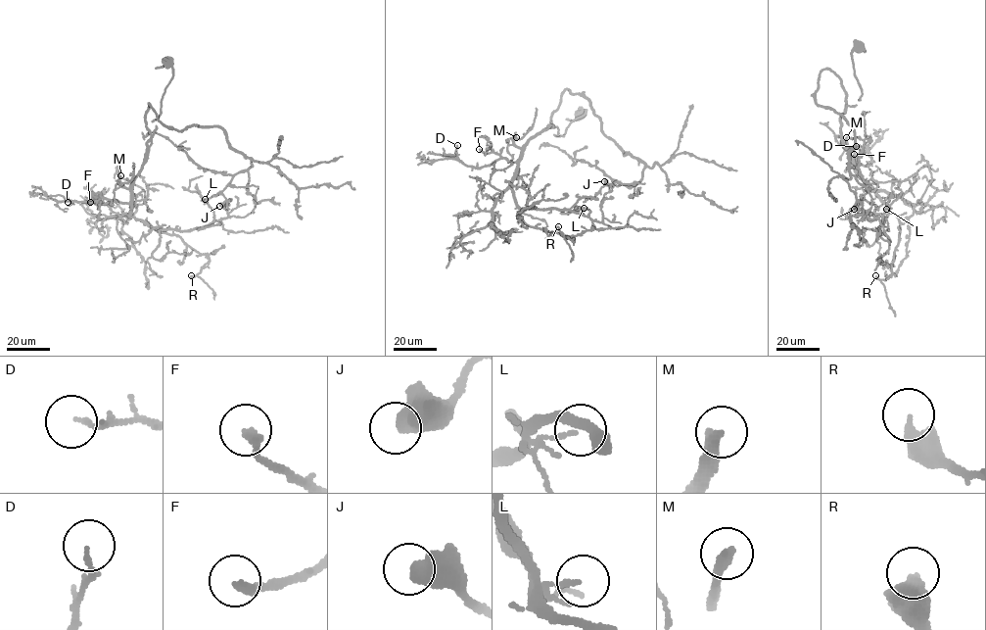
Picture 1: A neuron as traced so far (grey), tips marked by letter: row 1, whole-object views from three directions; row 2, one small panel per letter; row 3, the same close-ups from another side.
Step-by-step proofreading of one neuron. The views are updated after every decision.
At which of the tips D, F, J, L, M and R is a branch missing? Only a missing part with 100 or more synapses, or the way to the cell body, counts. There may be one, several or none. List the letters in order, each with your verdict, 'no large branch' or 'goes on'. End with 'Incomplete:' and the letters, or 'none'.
D: no large branch
F: no large branch
J: no large branch
L: no large branch
M: goes on
R: no large branch
Incomplete: M

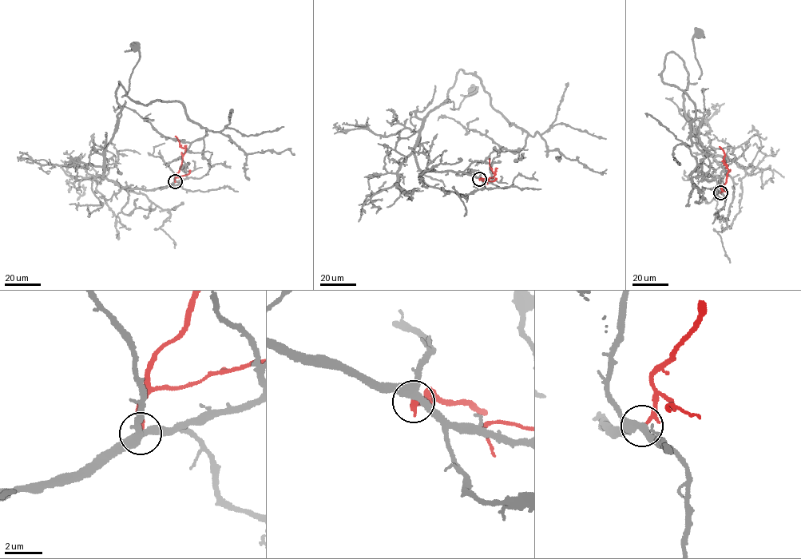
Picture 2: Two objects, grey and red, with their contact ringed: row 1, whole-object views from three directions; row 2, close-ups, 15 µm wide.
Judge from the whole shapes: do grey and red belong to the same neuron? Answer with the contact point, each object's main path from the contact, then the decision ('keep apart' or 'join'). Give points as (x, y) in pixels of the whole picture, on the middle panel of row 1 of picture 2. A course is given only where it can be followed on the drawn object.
place (479, 179); course grey (479, 178), (420, 169), (414, 151), (430, 111), (447, 100), (458, 109), (477, 87), (472, 91); course red (479, 179), (487, 180), (494, 174), (489, 158); keep apart

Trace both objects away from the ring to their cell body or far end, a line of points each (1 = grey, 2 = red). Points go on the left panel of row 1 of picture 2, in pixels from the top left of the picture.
1: (174, 182), (141, 189), (120, 188), (103, 176), (105, 148), (115, 132), (140, 57), (135, 45)
2: (174, 181), (185, 149), (175, 136)

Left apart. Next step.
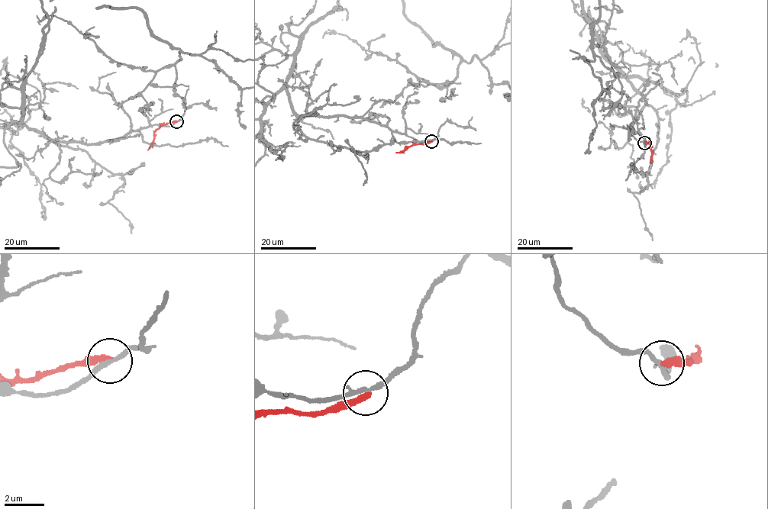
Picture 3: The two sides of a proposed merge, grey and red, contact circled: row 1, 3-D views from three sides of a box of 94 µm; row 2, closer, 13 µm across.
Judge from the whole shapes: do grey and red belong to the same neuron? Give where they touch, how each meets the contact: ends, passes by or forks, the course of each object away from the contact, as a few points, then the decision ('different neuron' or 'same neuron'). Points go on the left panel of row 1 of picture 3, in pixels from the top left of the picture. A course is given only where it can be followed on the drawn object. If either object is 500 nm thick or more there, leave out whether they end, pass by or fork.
(176, 121) | grey passes by | red ends | grey via (176, 121), (101, 143), (49, 140), (21, 123), (24, 79), (39, 55) | red via (177, 121), (163, 124), (155, 131), (153, 143), (147, 150) | different neuron

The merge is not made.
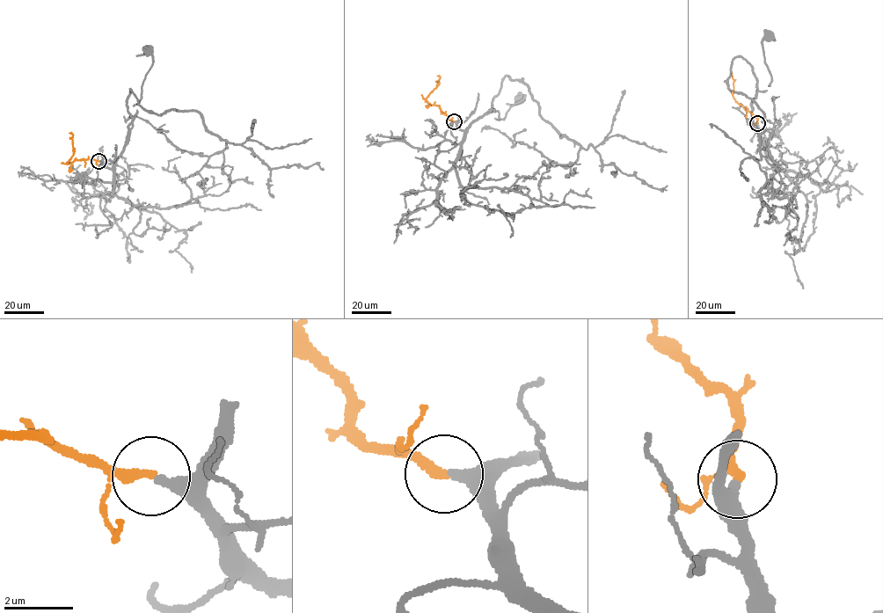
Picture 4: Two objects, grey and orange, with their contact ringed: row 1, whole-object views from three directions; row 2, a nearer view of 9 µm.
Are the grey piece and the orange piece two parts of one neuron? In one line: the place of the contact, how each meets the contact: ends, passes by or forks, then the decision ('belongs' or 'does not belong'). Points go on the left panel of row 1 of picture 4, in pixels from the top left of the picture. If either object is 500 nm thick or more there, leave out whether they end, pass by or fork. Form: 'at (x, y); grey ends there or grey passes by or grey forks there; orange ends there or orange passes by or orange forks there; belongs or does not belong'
at (98, 161); grey ends there; orange ends there; belongs

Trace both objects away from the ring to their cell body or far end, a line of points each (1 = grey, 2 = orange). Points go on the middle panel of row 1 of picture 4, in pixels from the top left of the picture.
1: (454, 121), (464, 130), (492, 109), (499, 112), (496, 119), (504, 120), (513, 105), (519, 99)
2: (453, 121), (439, 106), (430, 105), (426, 99), (437, 86), (440, 77), (437, 75)

